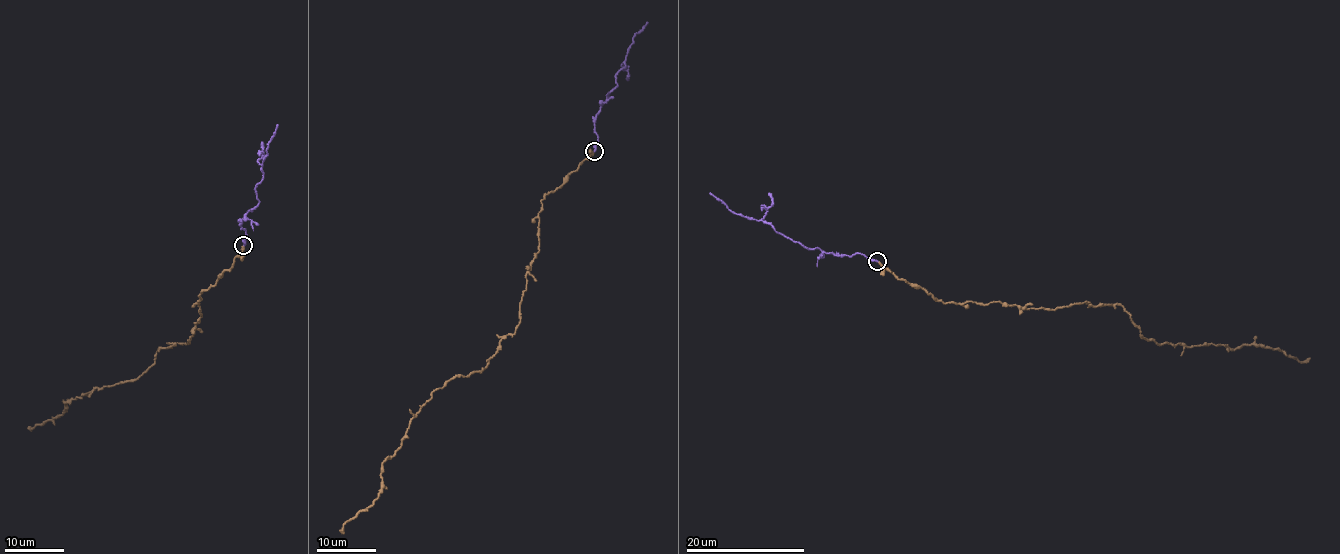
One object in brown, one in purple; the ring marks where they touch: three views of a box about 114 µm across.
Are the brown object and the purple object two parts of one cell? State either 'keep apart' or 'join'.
keep apart

